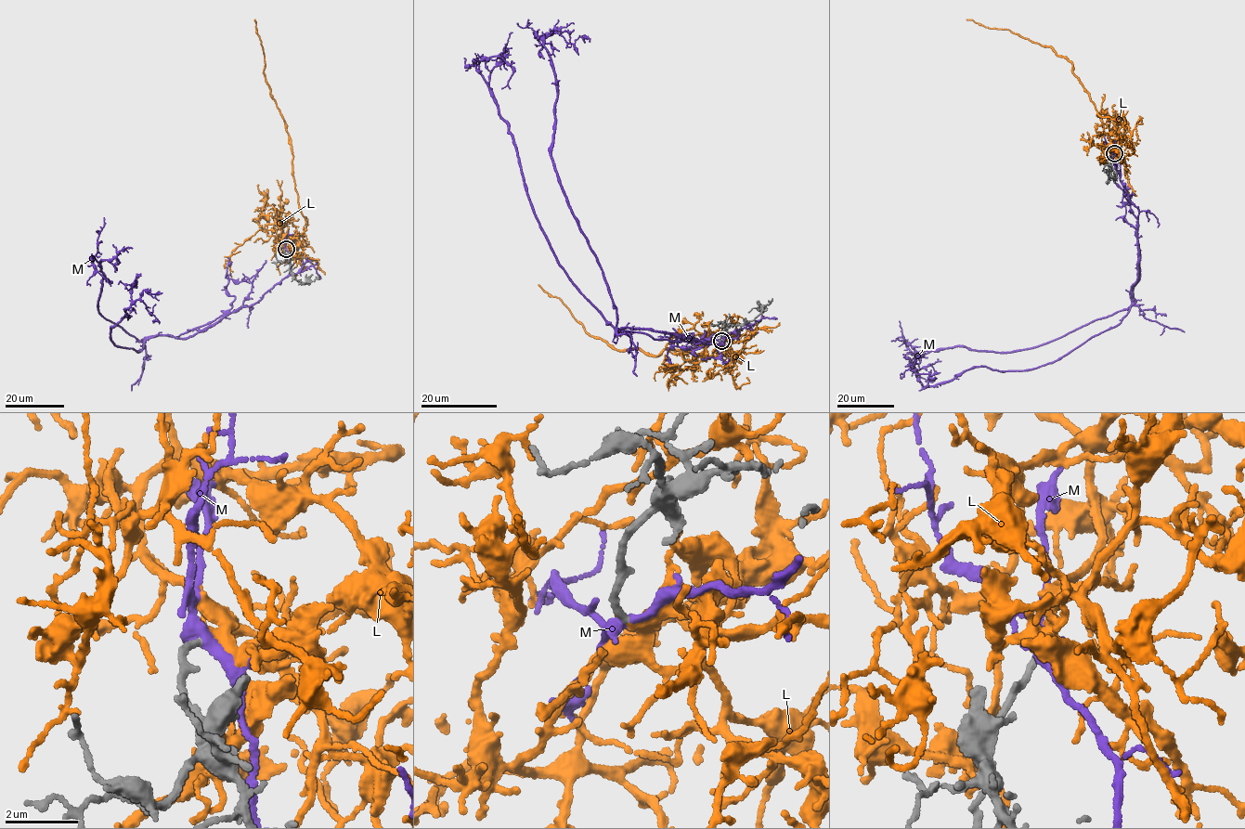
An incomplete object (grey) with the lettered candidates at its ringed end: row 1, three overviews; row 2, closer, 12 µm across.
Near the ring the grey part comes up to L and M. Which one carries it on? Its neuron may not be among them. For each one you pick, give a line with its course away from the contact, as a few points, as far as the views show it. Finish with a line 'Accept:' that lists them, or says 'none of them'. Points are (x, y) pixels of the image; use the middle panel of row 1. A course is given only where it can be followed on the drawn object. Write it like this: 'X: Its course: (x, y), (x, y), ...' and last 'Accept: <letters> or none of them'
L: Its course: (721, 341), (710, 356), (734, 361), (713, 343), (655, 357), (624, 352), (589, 334), (538, 284)
Accept: L

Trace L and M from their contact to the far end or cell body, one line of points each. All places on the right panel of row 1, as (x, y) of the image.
L: (1114, 153), (1121, 123), (1098, 114), (1073, 72), (1071, 61), (1054, 48), (1005, 29), (988, 28), (966, 19)
M: (1114, 154), (1138, 210), (1139, 278), (1126, 315), (1035, 369), (973, 366), (927, 386), (916, 374), (935, 378)

